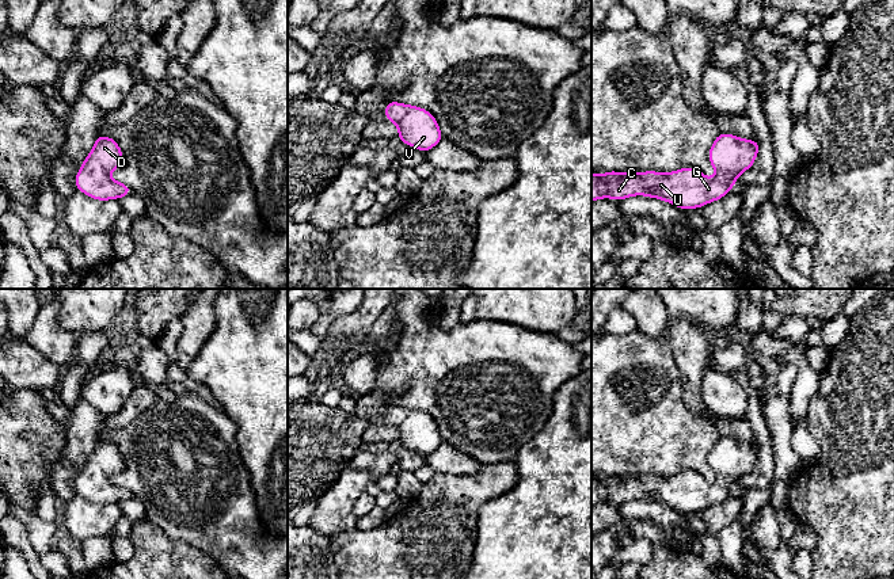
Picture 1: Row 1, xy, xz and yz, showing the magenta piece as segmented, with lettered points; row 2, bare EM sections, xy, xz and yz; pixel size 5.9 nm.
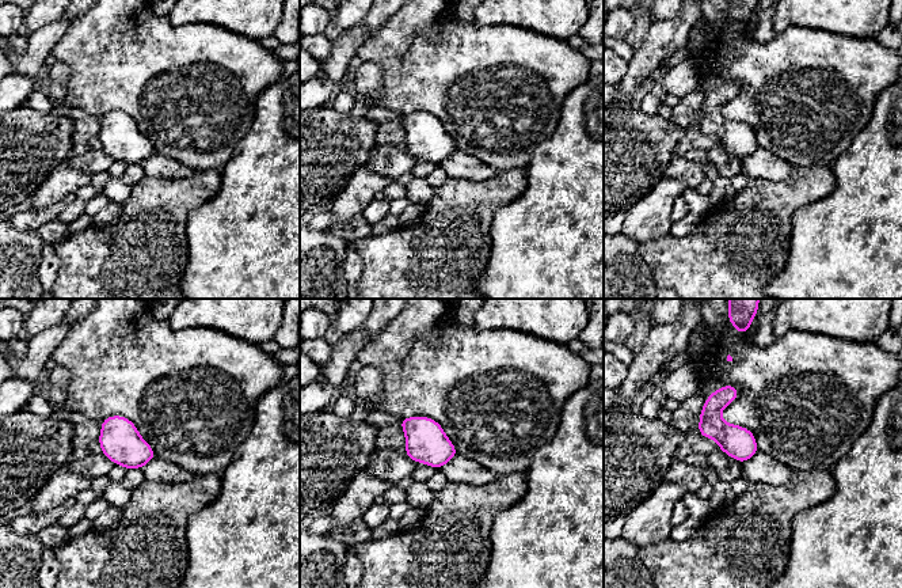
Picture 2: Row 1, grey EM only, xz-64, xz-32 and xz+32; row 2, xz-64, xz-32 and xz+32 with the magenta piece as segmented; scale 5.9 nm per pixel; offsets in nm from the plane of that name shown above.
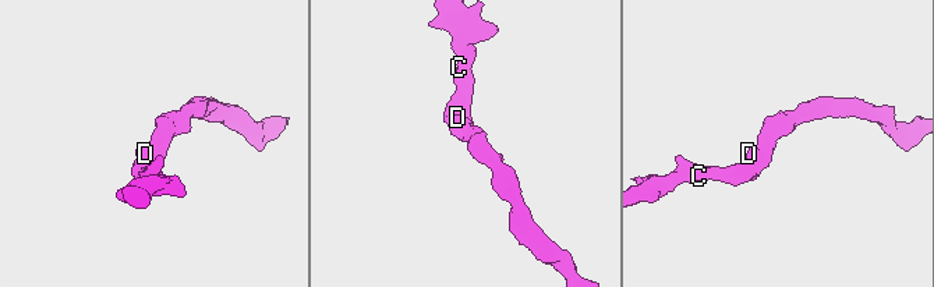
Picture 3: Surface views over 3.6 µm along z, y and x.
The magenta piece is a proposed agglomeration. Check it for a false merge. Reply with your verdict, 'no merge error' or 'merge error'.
no merge error

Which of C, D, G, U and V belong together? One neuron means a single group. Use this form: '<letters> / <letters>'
C D G U V

